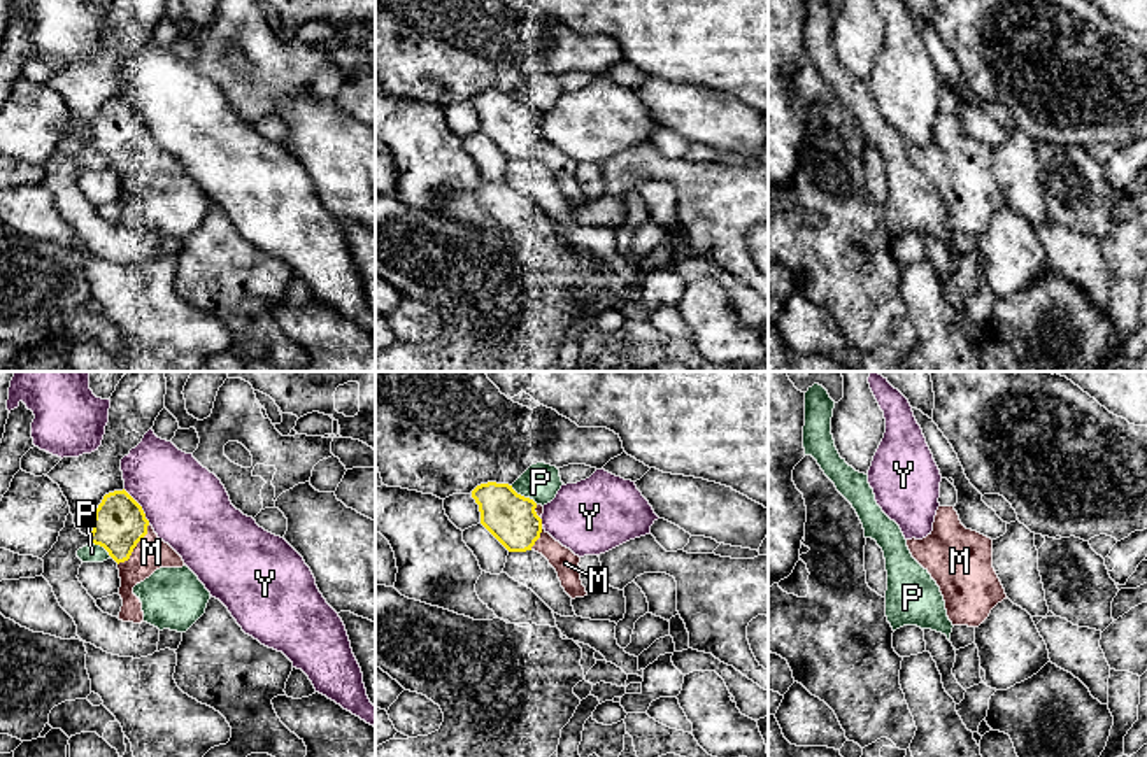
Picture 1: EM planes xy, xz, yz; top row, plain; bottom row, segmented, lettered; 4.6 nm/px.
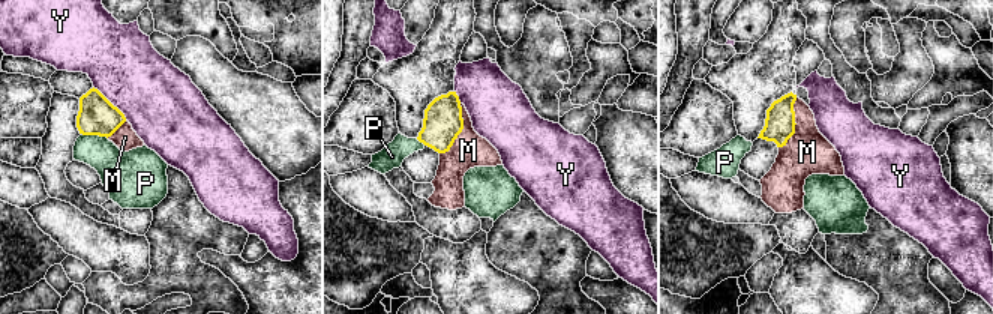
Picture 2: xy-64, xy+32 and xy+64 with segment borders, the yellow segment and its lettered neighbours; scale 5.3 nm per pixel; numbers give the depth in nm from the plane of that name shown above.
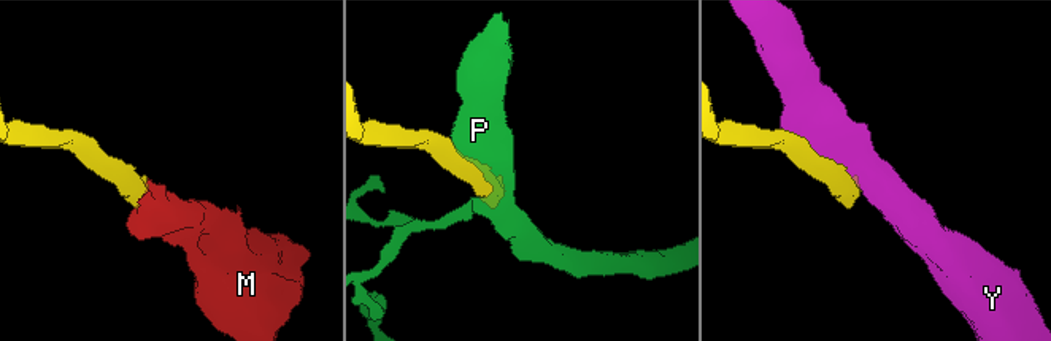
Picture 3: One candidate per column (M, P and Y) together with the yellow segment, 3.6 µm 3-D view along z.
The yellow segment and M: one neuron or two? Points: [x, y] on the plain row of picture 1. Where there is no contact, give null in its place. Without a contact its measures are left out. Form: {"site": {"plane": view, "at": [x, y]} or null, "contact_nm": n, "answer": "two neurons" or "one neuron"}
{"site": {"plane": "xy", "at": [135, 153]}, "contact_nm": 240, "answer": "one neuron"}

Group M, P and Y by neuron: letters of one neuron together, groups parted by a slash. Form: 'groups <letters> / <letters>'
groups M / P / Y

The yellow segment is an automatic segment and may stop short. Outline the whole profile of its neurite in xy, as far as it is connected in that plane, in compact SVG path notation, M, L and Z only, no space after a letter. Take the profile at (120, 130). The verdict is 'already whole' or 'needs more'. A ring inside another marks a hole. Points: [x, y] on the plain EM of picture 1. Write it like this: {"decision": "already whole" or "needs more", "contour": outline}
{"decision": "needs more", "contour": "M123 96L103 103L95 117L89 151L103 154L118 170L123 214L119 228L140 231L144 219L133 195L160 175L182 175L182 165L158 145L142 114Z"}

